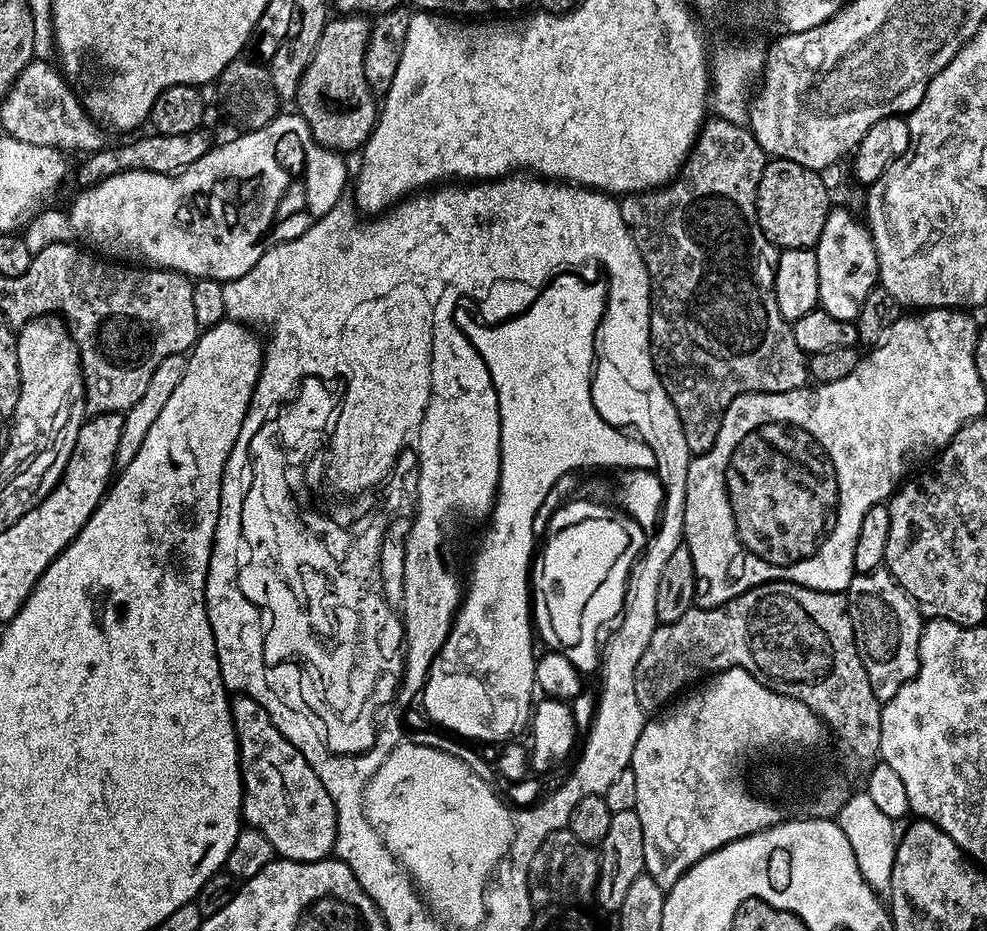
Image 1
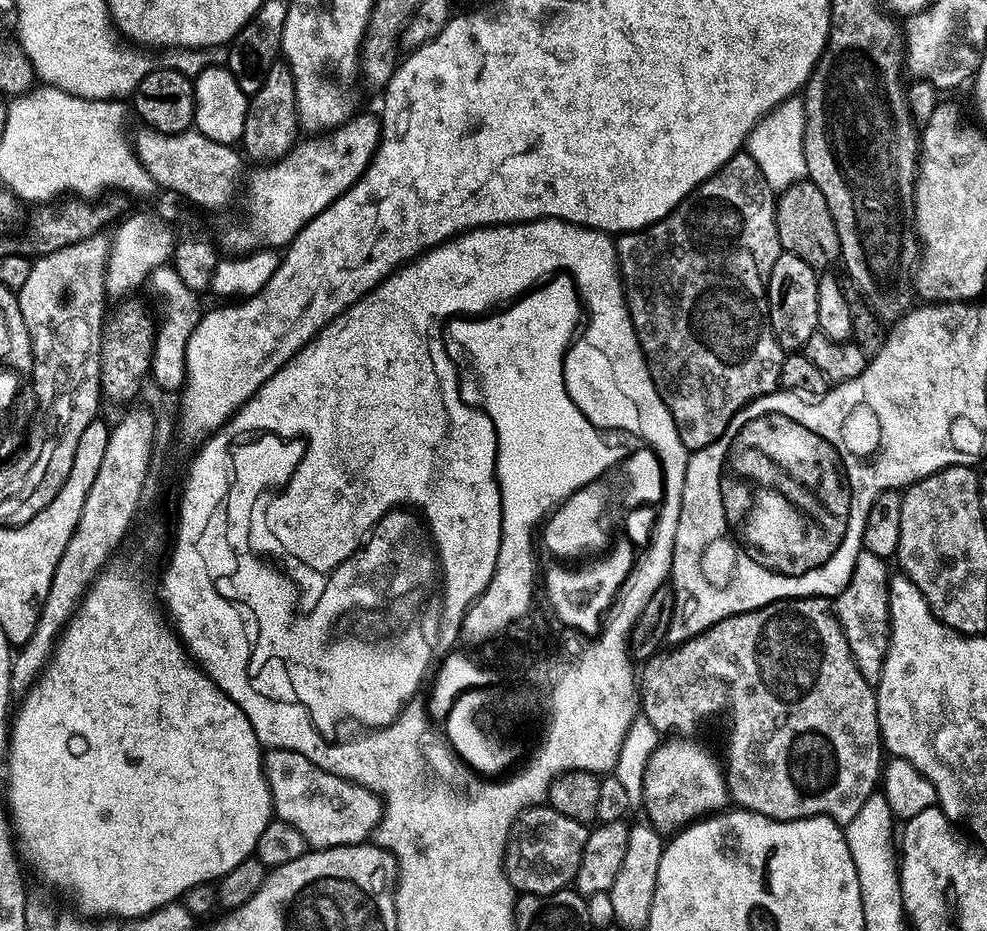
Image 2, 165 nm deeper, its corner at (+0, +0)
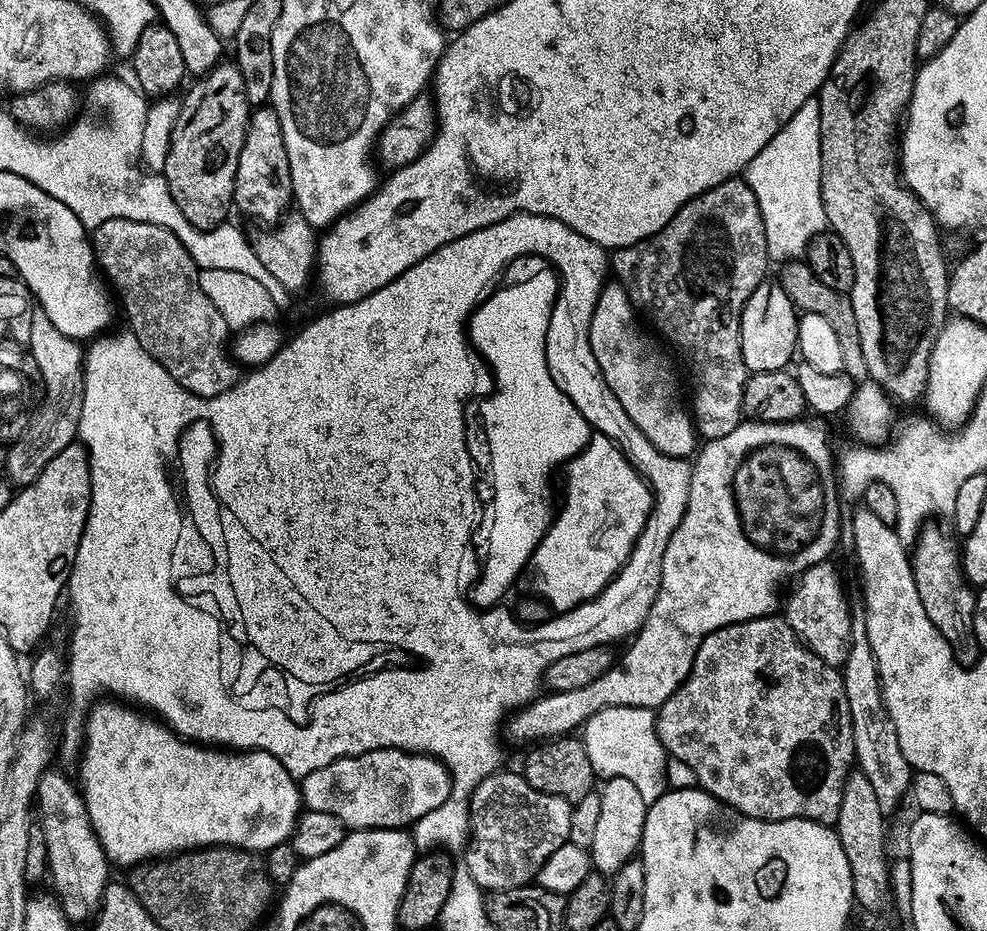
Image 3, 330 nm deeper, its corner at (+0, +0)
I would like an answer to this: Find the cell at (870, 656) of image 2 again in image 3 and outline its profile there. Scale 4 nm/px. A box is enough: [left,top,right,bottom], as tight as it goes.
[782,563,853,670]

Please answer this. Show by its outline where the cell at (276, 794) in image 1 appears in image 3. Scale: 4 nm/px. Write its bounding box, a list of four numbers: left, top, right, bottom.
[300,748,452,830]

